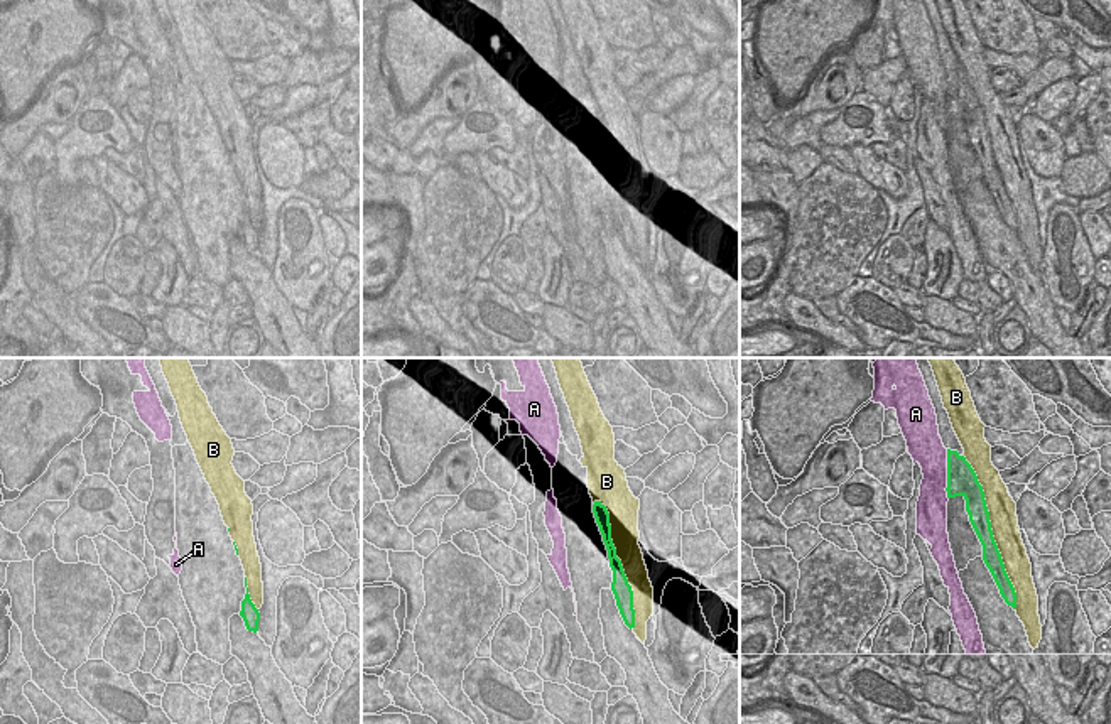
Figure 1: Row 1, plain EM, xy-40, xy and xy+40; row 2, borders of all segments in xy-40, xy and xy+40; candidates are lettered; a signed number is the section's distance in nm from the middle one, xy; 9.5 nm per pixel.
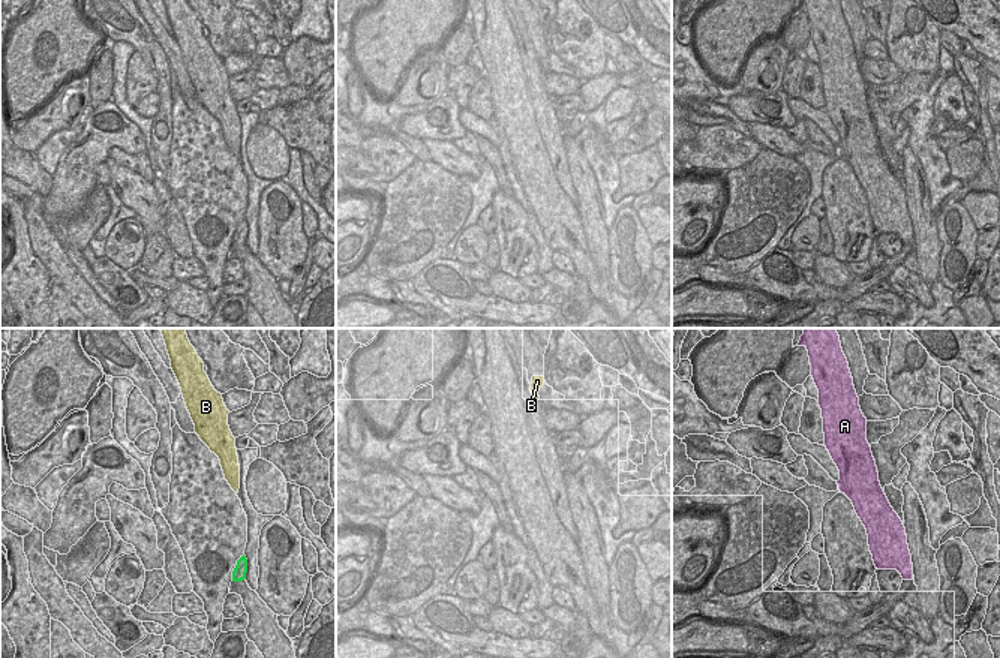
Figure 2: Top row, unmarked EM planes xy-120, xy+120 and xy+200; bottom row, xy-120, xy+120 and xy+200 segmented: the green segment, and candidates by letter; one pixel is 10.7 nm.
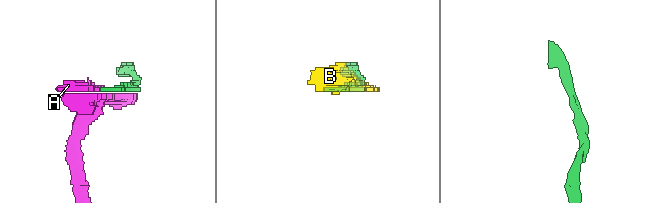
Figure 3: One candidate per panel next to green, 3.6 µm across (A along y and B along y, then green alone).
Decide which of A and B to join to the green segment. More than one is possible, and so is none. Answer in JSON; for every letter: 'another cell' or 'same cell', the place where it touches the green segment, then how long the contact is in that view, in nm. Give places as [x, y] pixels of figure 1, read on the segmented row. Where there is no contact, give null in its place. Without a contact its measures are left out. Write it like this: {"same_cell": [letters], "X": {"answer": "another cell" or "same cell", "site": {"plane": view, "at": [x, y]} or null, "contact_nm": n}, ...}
{"same_cell": [], "A": {"answer": "another cell", "site": {"plane": "xy+40", "at": [948, 475]}, "contact_nm": 480}, "B": {"answer": "another cell", "site": {"plane": "xy+40", "at": [991, 532]}, "contact_nm": 1550}}

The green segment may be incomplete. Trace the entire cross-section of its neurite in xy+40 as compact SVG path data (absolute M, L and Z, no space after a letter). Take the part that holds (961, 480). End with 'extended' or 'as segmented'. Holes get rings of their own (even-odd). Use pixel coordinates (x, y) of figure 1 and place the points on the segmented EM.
M917 358L919 370L924 376L929 397L935 408L939 435L947 449L947 498L962 496L969 521L983 545L983 560L989 569L1001 597L1013 609L1016 608L1016 592L1005 570L1005 564L993 537L989 511L984 500L983 486L971 464L964 457L964 449L952 429L947 410L927 358Z | extended

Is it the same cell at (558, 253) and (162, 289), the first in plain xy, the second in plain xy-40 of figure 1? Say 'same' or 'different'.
same

